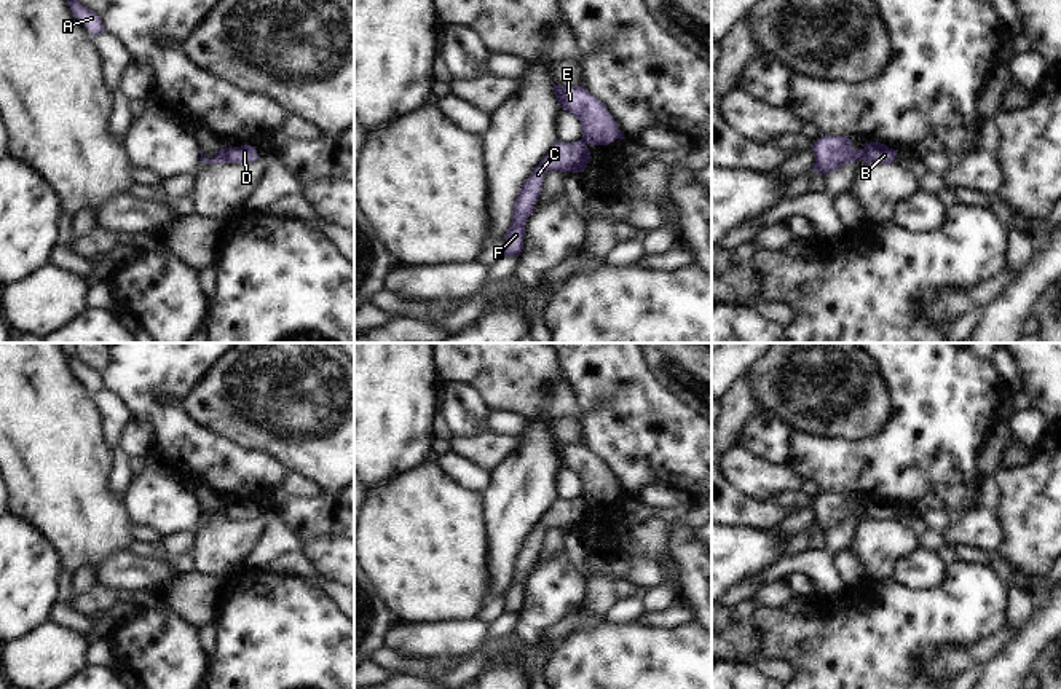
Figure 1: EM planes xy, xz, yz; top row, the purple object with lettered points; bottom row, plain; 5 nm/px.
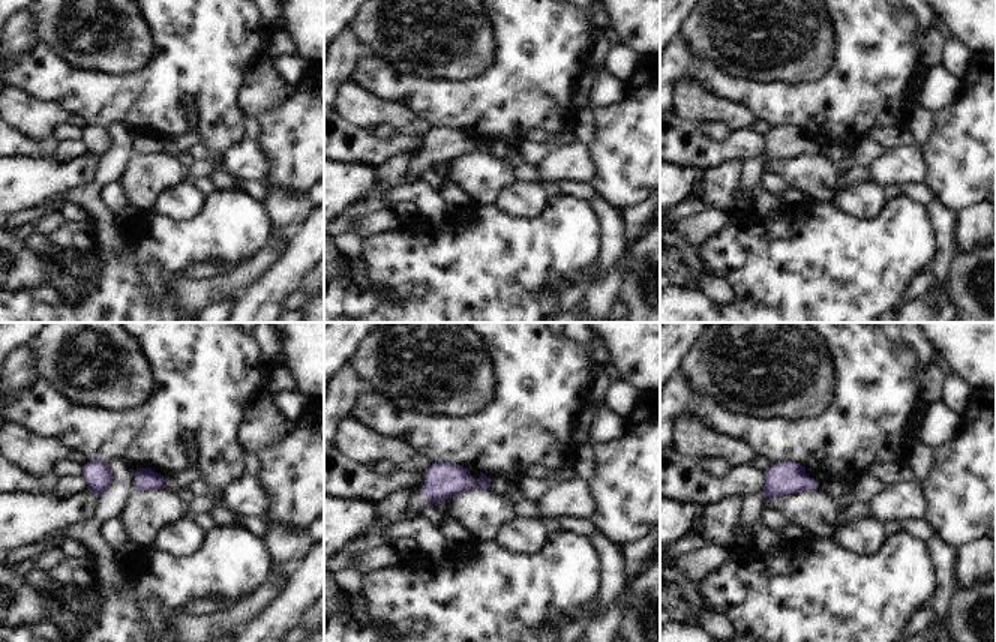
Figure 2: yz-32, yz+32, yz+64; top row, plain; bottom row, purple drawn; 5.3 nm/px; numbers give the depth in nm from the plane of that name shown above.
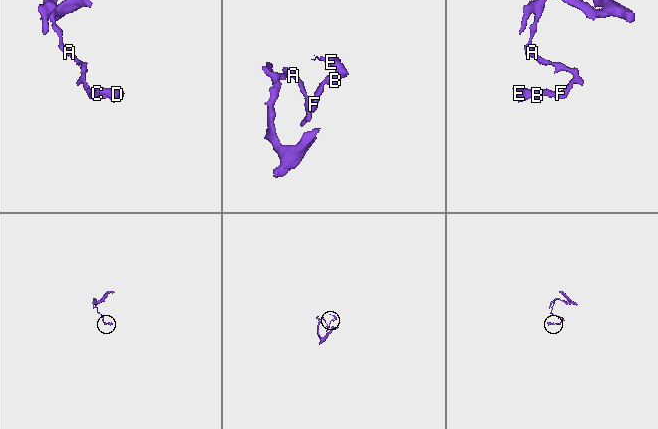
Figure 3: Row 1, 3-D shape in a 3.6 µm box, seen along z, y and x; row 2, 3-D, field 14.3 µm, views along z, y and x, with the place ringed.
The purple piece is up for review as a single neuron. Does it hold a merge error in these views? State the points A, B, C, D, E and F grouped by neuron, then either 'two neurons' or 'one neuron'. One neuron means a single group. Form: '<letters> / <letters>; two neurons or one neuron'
A B C F / D E; two neurons

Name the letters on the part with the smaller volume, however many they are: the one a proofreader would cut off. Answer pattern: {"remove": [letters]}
{"remove": ["D", "E"]}

